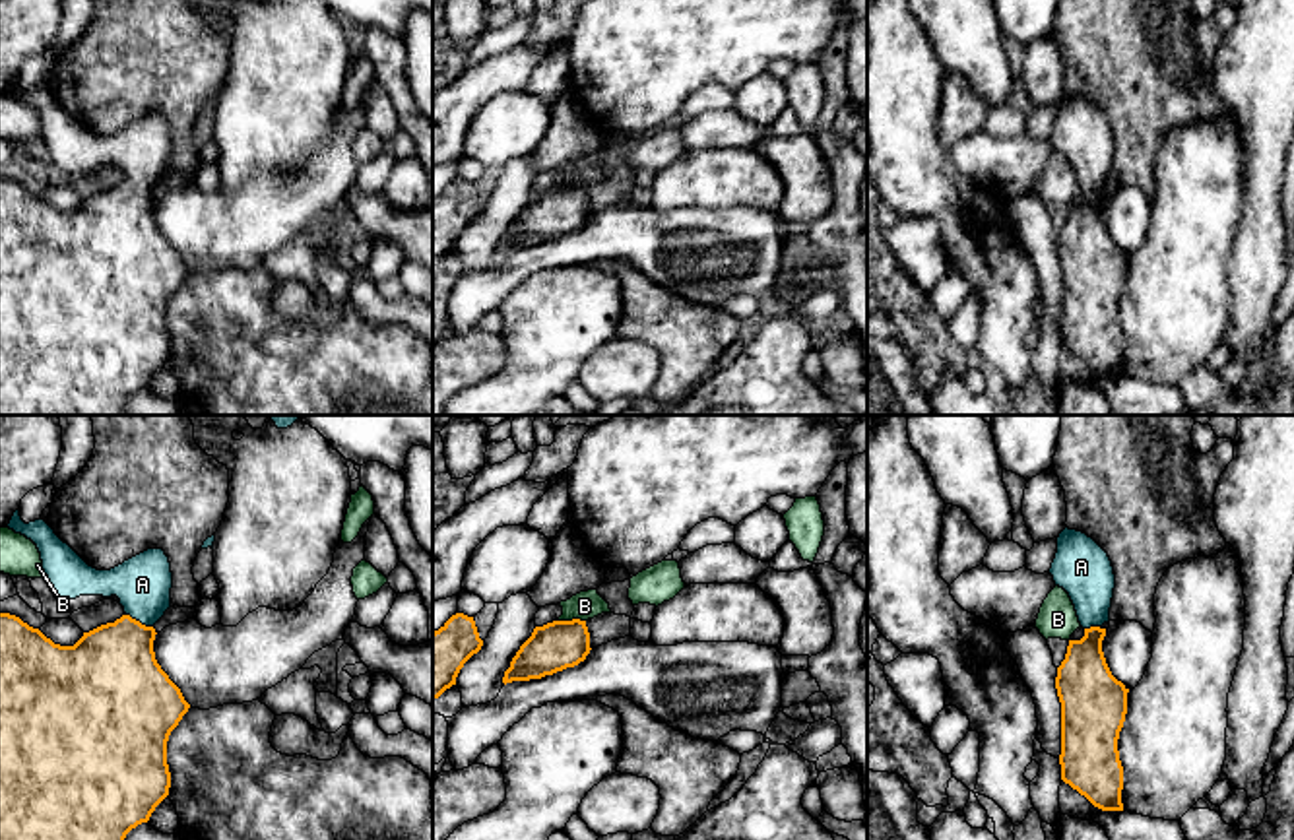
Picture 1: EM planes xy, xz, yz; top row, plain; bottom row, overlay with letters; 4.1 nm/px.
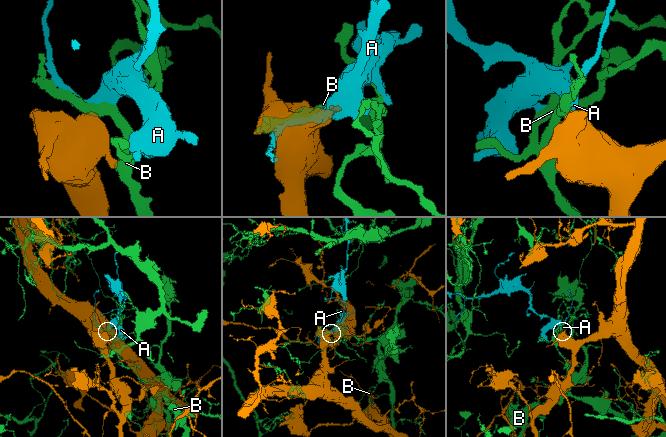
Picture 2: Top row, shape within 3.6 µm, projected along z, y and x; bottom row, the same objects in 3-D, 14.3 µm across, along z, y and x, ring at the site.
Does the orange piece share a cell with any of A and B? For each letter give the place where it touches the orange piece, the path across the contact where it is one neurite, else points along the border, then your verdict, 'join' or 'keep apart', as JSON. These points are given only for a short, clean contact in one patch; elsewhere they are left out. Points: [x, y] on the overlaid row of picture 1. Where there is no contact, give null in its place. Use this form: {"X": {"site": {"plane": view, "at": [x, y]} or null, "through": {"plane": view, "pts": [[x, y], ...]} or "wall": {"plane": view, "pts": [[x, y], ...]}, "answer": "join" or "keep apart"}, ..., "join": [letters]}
{"A": {"site": {"plane": "xy", "at": [138, 621]}, "through": {"plane": "xy", "pts": [[111, 674], [138, 621], [142, 584]]}, "answer": "join"}, "B": {"site": {"plane": "xz", "at": [573, 619]}, "answer": "keep apart"}, "join": ["A"]}

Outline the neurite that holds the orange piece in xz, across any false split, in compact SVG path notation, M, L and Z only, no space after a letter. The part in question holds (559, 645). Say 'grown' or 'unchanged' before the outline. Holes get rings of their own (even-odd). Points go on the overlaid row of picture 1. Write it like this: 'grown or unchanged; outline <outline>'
unchanged; outline M553 621L535 627L504 671L502 683L530 681L574 667L590 654L586 621Z

